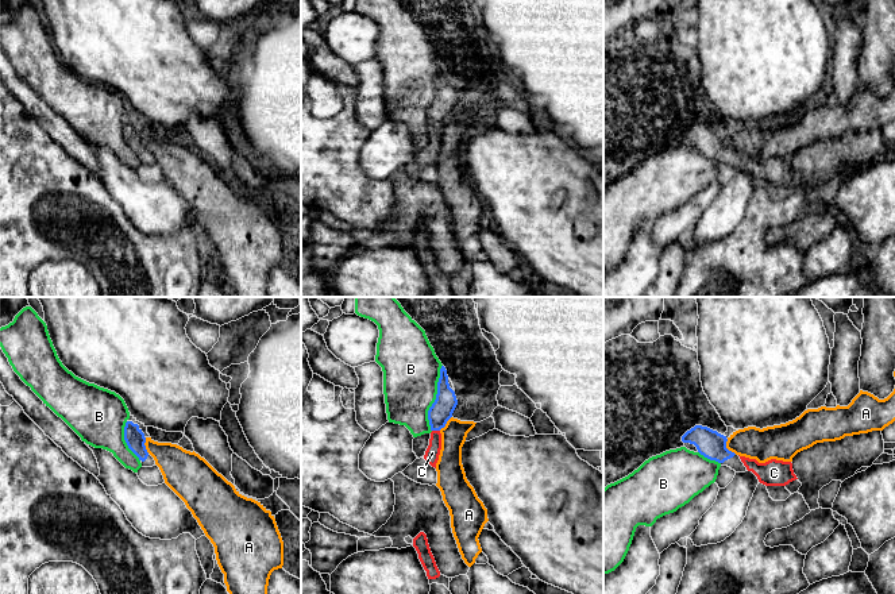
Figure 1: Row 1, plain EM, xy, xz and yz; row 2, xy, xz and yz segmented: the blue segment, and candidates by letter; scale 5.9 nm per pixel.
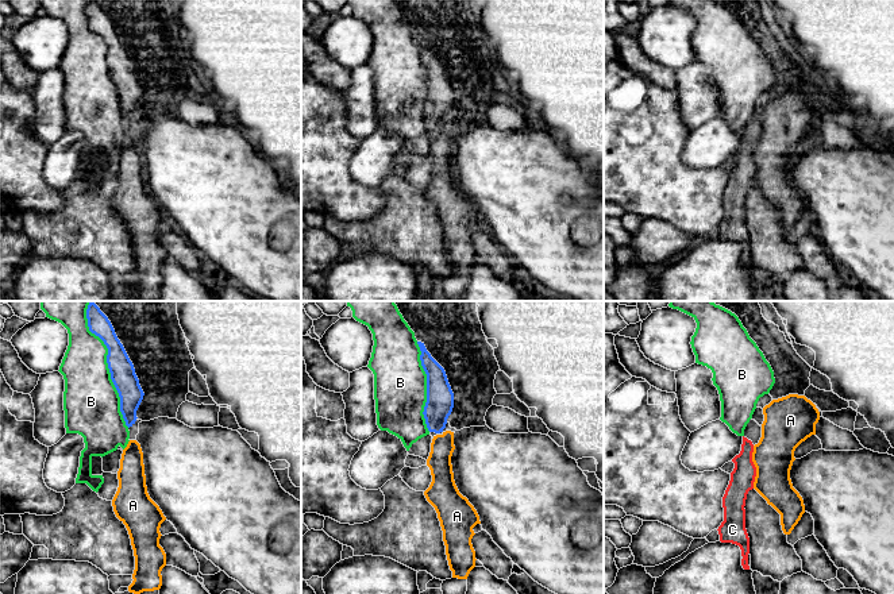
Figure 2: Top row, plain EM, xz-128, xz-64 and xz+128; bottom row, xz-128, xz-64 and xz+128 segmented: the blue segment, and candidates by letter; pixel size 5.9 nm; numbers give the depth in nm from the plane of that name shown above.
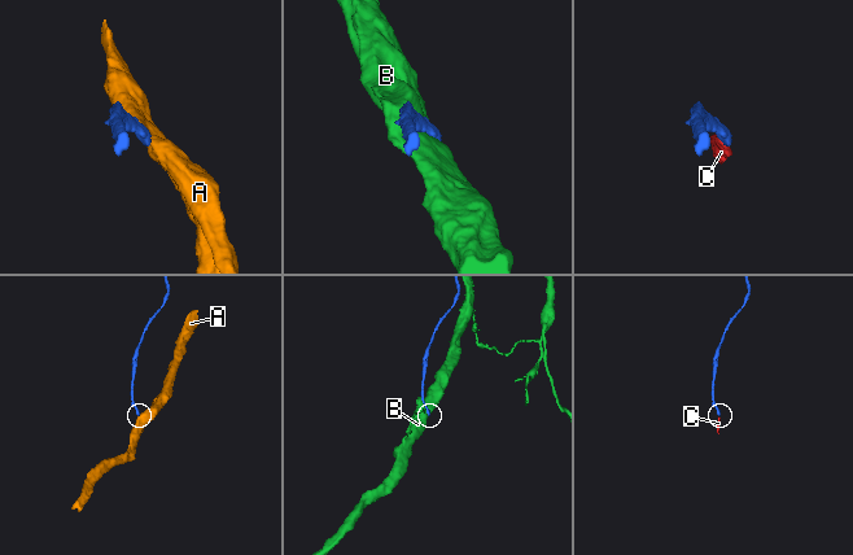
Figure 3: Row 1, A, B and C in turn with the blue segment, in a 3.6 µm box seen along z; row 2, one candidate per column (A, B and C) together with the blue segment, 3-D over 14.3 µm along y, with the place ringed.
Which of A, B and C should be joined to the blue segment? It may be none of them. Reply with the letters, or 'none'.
C

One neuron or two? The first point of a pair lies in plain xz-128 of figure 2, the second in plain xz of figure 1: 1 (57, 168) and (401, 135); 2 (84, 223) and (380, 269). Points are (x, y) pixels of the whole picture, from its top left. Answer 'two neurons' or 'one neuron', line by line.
1: one neuron
2: two neurons

